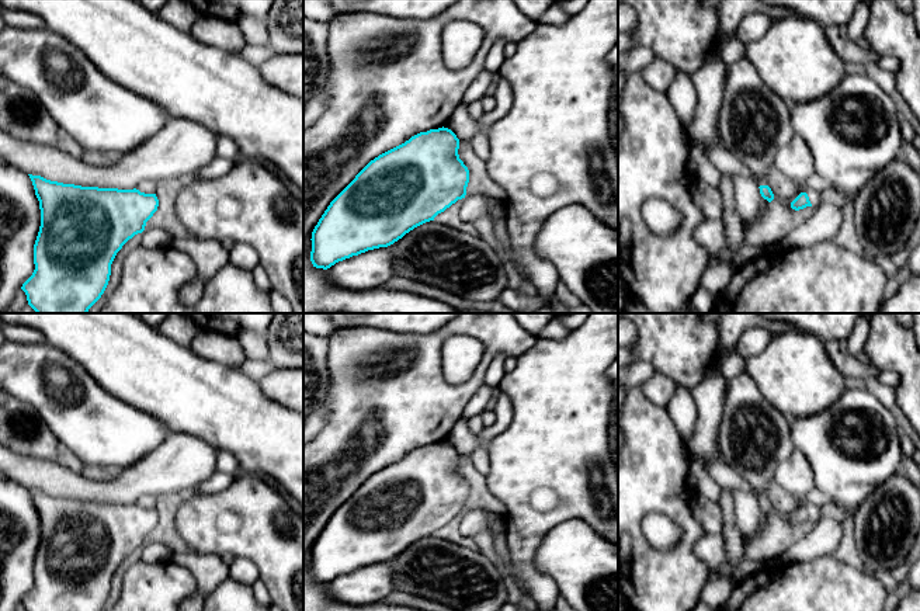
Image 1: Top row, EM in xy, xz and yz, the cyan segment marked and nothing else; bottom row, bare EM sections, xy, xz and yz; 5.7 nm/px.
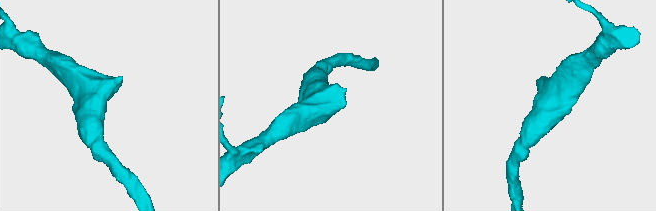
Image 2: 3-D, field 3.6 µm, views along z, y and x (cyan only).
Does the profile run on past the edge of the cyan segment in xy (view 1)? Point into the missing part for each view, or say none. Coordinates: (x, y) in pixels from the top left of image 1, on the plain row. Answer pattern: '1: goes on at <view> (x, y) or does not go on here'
1: does not go on here

